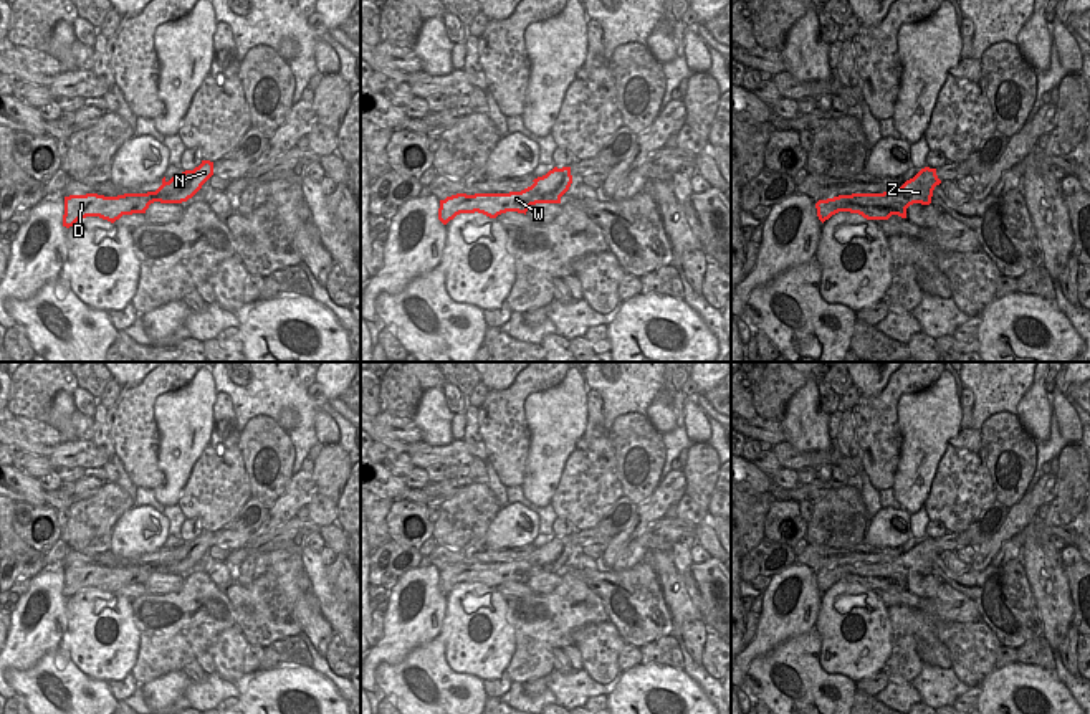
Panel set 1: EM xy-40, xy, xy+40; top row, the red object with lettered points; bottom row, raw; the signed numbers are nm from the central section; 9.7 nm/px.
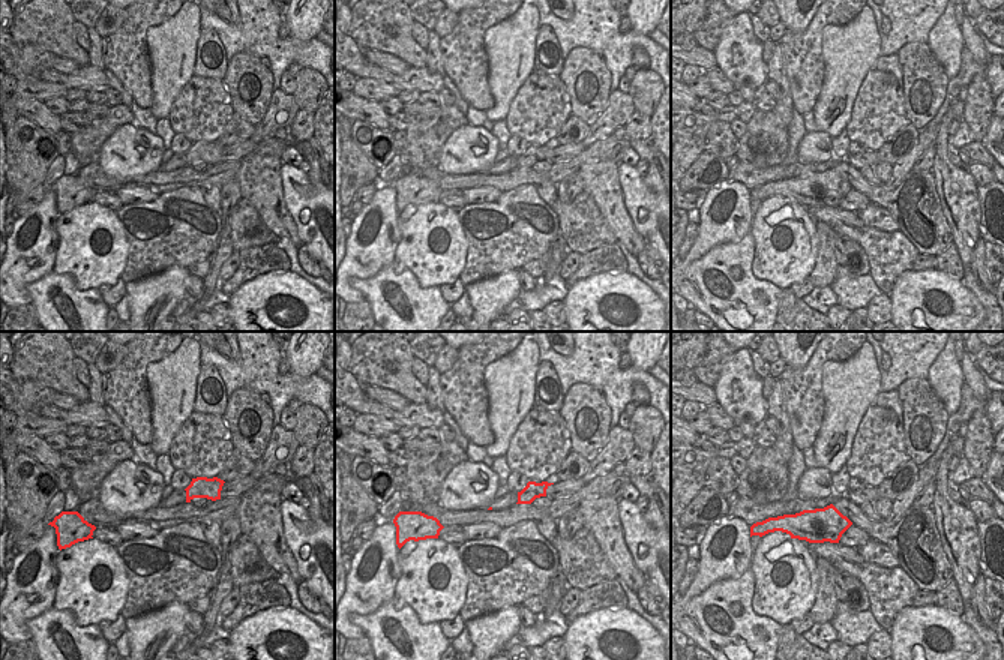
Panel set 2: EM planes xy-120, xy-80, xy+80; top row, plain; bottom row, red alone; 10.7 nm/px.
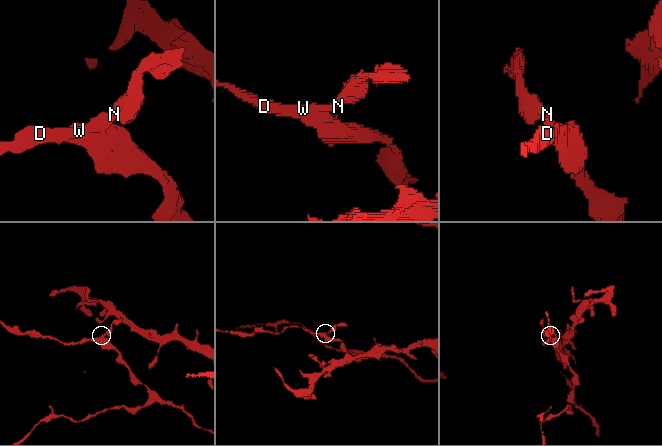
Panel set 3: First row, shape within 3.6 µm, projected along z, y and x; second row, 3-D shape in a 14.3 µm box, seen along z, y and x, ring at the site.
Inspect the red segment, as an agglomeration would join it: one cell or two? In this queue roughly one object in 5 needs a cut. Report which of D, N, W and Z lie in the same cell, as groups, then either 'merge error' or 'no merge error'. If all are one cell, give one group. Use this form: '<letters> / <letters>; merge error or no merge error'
D N W Z; no merge error

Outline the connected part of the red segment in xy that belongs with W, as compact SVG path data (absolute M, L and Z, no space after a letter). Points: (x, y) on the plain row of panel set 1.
M554 537L546 545L533 550L534 554L521 562L509 564L457 564L440 570L438 590L447 595L460 583L483 583L496 588L506 582L524 583L536 574L561 574L561 567L572 554L571 537Z

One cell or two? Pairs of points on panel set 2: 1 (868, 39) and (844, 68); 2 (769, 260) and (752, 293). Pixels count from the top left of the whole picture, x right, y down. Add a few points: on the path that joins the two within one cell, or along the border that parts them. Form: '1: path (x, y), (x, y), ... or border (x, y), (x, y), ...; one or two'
1: path (860, 47), (847, 60); one
2: border (754, 245), (752, 273), (782, 288); two

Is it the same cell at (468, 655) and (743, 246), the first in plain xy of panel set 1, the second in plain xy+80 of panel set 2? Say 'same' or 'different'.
different

